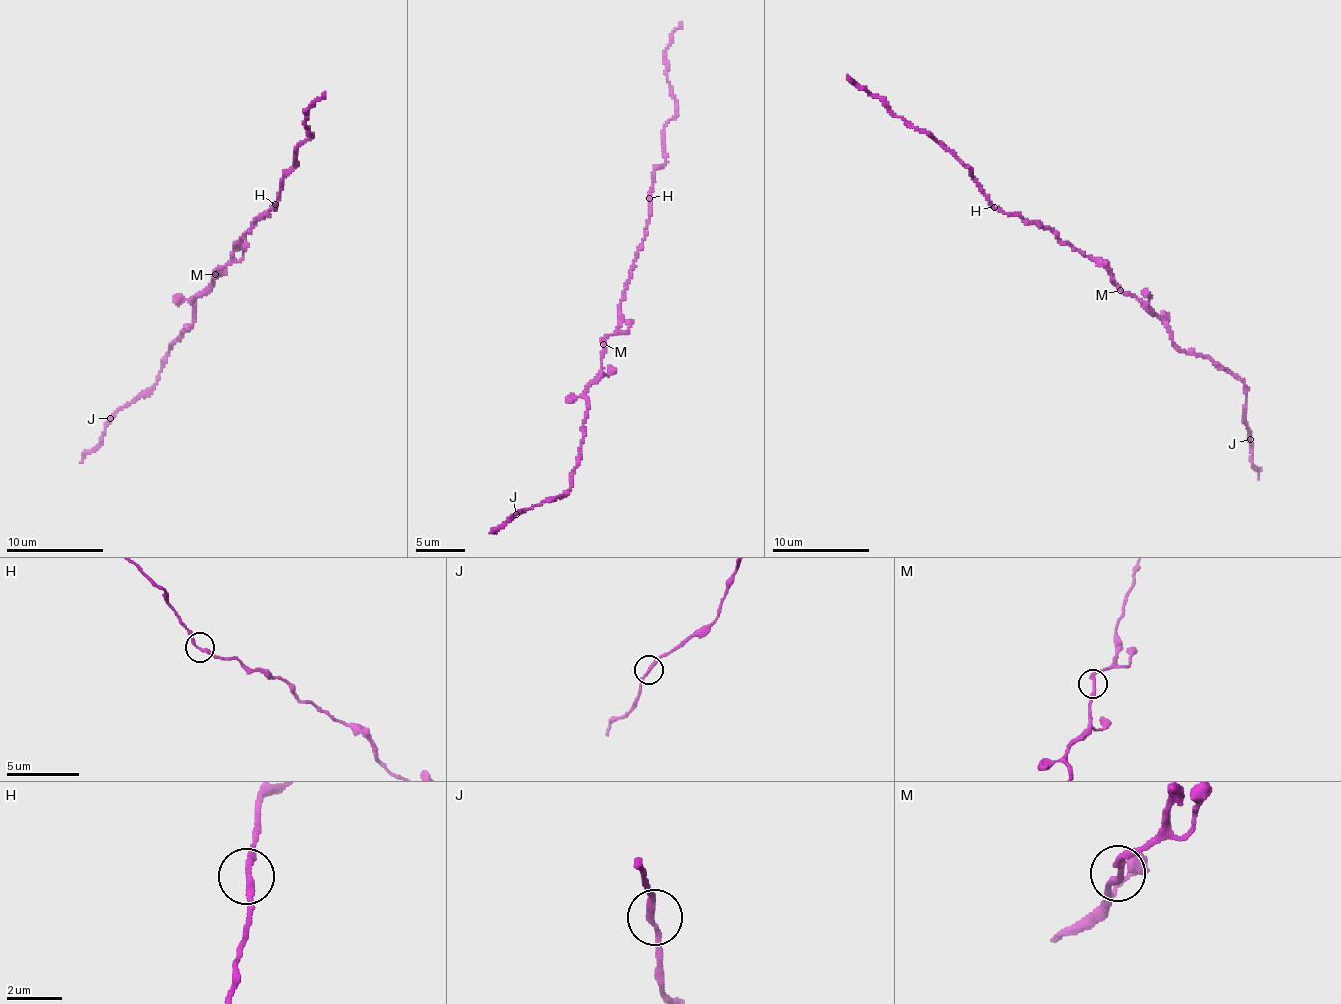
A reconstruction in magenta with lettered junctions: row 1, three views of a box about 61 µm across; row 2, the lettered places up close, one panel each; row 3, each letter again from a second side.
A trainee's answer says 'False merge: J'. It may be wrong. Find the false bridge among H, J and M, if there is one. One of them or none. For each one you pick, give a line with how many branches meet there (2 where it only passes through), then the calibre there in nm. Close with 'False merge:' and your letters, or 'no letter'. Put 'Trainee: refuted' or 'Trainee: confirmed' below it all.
False merge: no letter
Trainee: refuted

